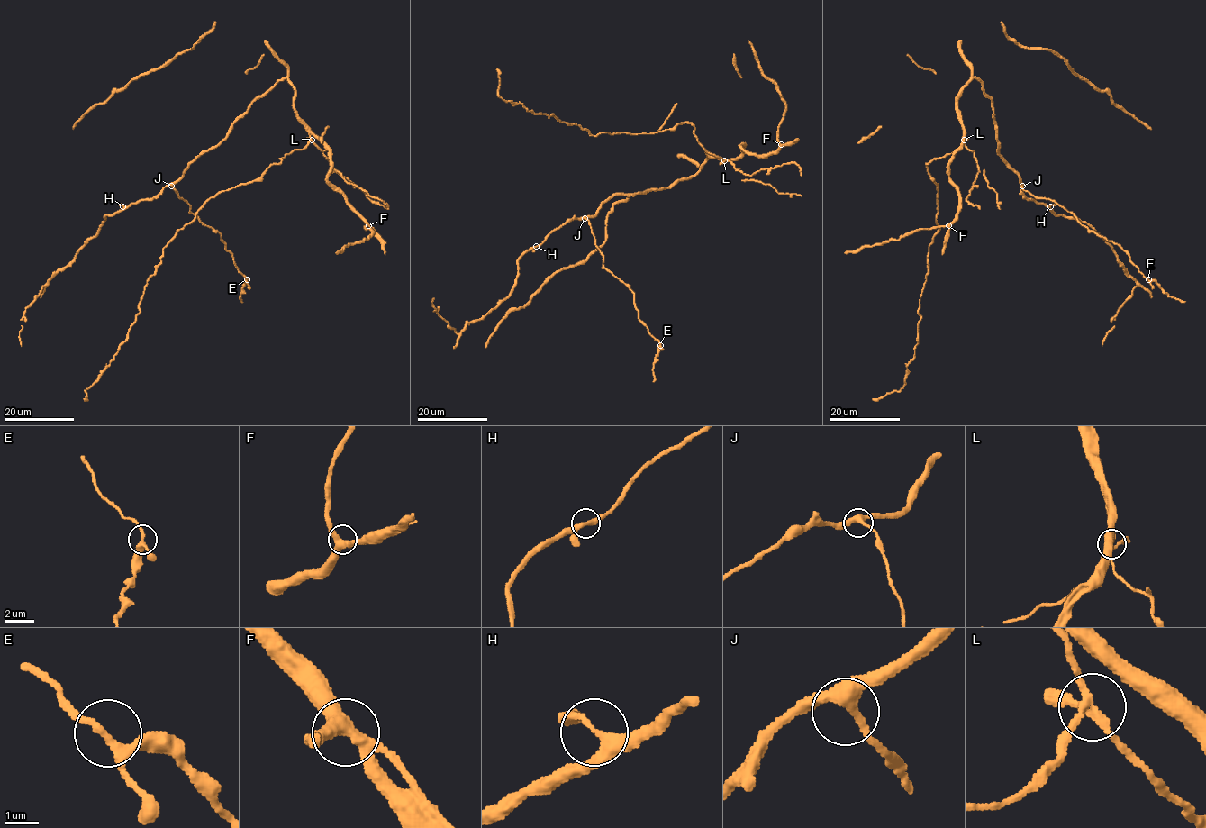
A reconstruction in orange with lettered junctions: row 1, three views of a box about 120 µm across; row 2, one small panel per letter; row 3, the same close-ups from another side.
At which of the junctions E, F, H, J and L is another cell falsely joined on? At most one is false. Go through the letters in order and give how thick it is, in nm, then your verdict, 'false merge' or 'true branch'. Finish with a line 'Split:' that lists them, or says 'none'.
E: 240 nm thick; true branch
F: 400 nm thick; true branch
H: 280 nm thick; true branch
J: 340 nm thick; true branch
L: 200 nm thick; false merge
Split: L

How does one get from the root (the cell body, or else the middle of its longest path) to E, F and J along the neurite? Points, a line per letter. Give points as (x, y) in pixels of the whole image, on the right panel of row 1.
E: (965, 86), (976, 77), (991, 99), (998, 154), (1022, 187), (1063, 206), (1116, 243), (1148, 279)
F: (965, 86), (957, 100), (963, 145), (949, 165), (949, 179), (958, 195), (958, 213), (948, 225)
J: (965, 86), (976, 77), (991, 99), (998, 154), (1019, 176), (1022, 186)

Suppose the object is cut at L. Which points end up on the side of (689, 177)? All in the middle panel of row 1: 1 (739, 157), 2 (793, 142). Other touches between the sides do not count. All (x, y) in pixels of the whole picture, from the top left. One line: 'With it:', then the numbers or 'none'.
With it: 1, 2

